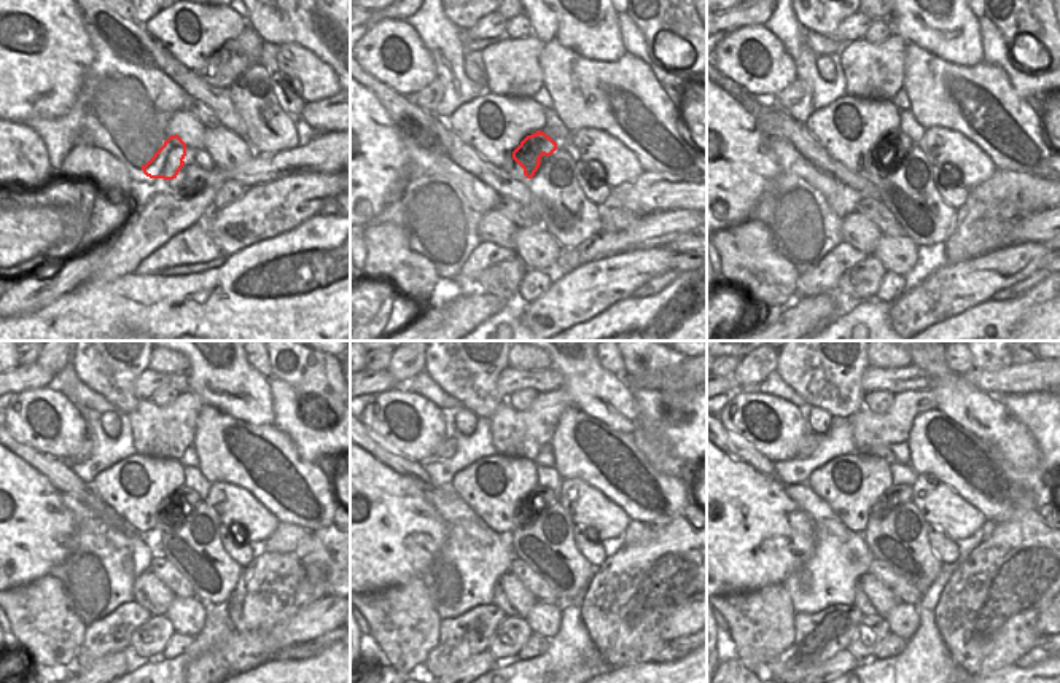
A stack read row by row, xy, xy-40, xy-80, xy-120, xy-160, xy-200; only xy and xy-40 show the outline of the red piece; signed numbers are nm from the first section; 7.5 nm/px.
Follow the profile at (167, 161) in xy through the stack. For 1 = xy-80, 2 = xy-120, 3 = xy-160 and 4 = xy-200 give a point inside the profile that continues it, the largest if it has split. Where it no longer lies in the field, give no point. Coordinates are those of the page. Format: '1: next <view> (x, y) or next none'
1: next xy-80 (895, 144)
2: next xy-120 (191, 499)
3: next xy-160 (540, 492)
4: next xy-200 (901, 492)

